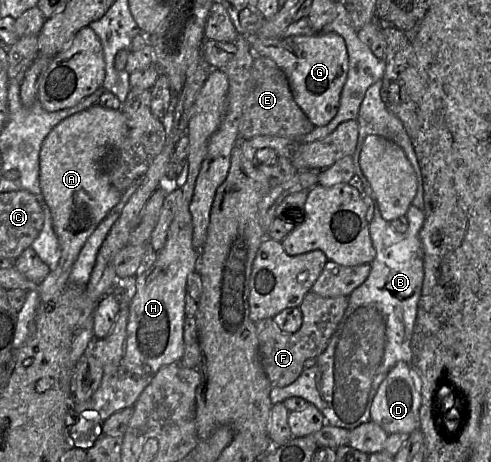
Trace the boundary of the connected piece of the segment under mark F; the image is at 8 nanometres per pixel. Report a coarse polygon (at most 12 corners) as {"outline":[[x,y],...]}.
{"outline":[[310,291],[302,325],[256,323],[273,387],[292,384],[324,352],[349,297]]}

